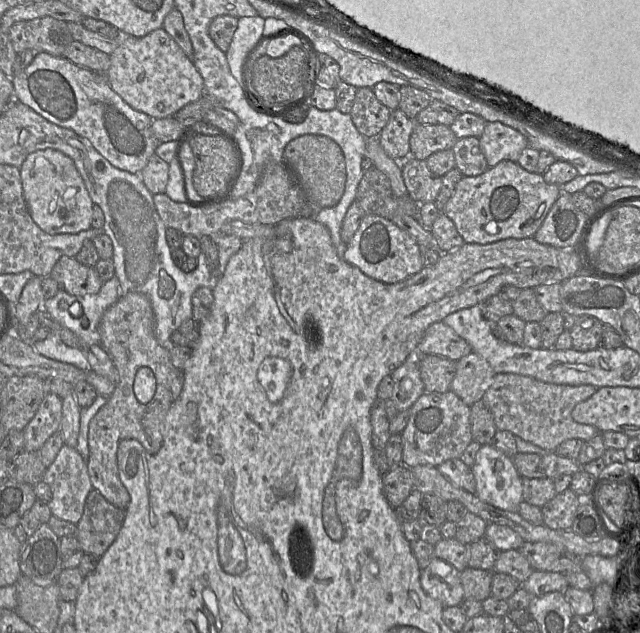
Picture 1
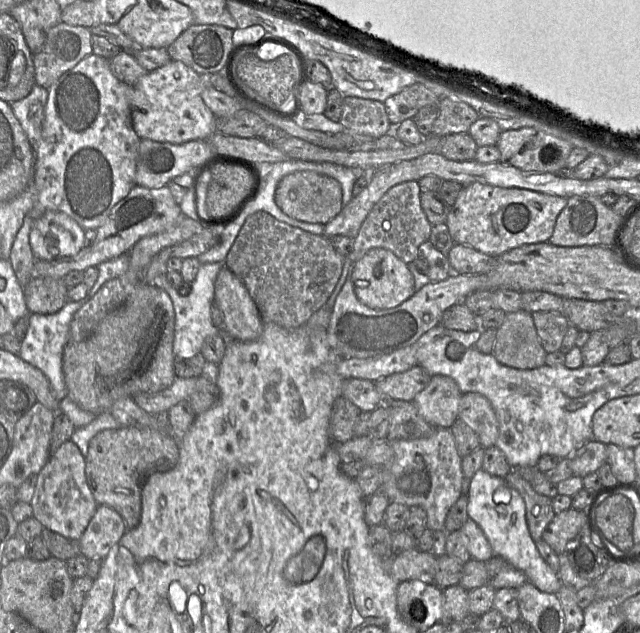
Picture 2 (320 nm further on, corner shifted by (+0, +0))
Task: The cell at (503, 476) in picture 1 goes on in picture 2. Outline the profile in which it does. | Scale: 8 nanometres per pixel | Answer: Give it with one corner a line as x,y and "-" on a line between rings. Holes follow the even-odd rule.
482,468
471,479
468,493
468,516
475,521
489,541
494,556
521,570
537,589
557,593
562,586
558,572
553,571
541,557
528,529
526,506
521,495
505,478
490,475

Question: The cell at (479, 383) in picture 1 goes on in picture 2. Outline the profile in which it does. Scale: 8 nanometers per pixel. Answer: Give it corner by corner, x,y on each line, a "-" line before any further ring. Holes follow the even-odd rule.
436,375
412,401
430,425
446,429
458,419
462,396
463,393
452,378

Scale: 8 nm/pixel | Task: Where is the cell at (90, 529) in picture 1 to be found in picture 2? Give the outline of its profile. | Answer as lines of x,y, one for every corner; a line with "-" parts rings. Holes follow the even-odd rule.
98,505
79,538
80,554
88,559
104,558
125,532
121,515
107,505

